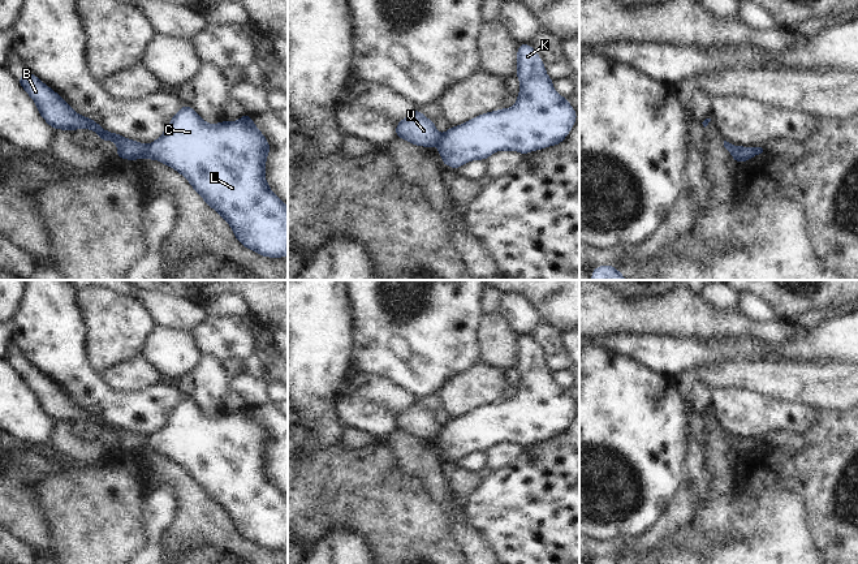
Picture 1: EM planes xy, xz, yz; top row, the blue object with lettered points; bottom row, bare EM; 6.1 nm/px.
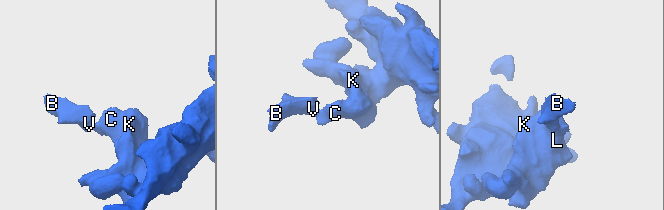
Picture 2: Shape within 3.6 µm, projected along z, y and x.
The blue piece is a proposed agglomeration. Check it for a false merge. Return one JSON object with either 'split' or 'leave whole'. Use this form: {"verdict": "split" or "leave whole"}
{"verdict": "split"}

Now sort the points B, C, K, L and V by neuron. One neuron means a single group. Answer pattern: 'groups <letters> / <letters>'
groups B V / C K L

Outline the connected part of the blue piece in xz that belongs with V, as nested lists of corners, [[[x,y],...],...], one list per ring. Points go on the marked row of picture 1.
[[[418,108],[396,124],[396,138],[424,148],[436,146],[441,134],[436,130],[435,121],[426,117]]]

